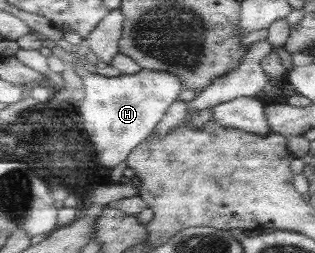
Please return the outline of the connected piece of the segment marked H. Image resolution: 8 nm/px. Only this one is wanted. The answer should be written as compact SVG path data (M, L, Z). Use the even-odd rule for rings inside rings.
M141 70L134 75L118 77L103 77L103 75L85 71L82 79L86 94L83 101L77 103L78 111L84 121L84 129L98 153L101 165L104 165L109 171L113 167L117 167L119 163L125 163L131 151L152 135L155 127L159 125L159 121L165 117L169 105L175 103L179 93L185 89L179 76L165 71Z

